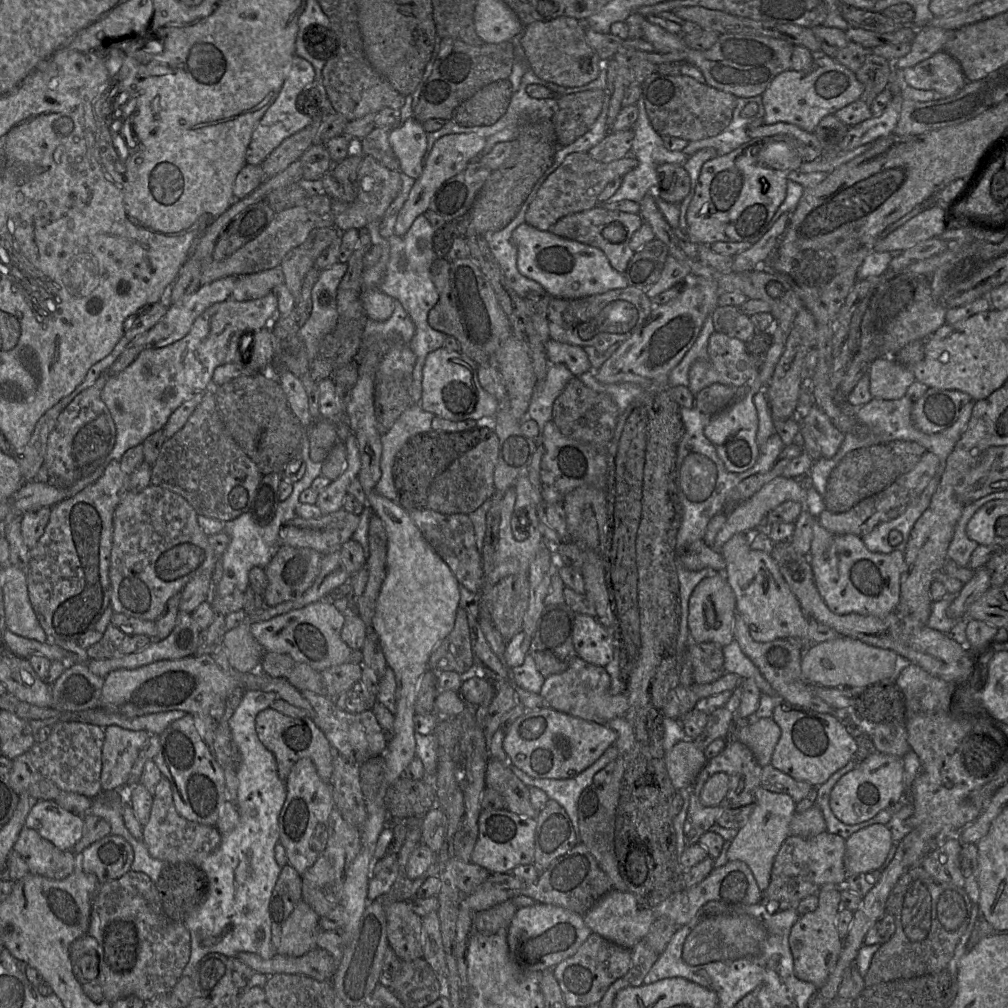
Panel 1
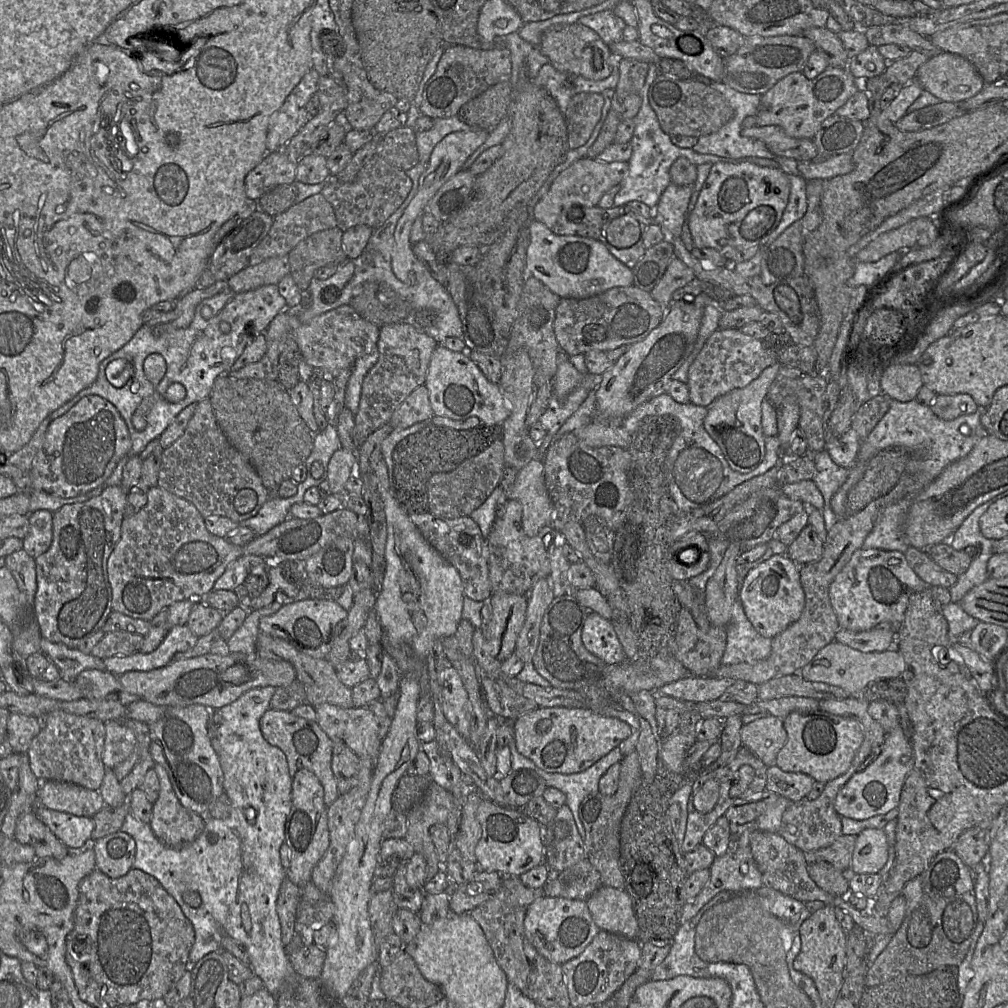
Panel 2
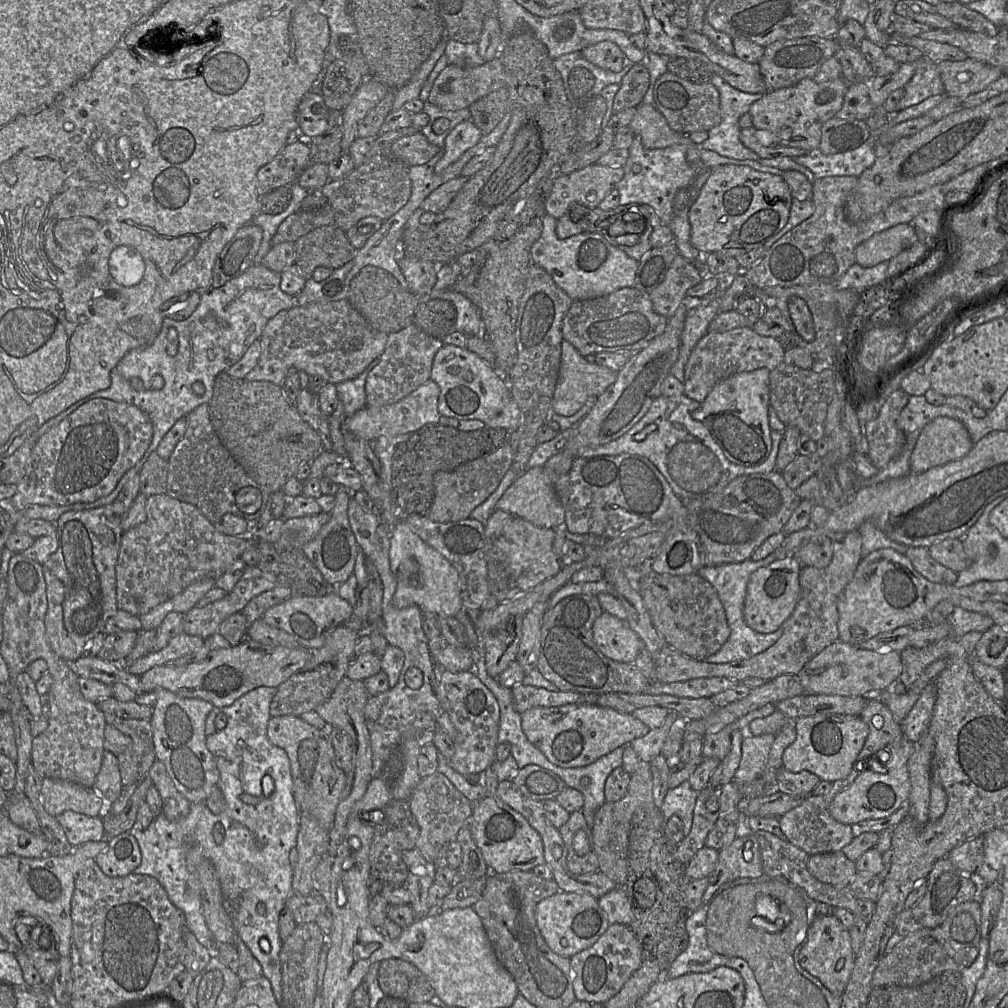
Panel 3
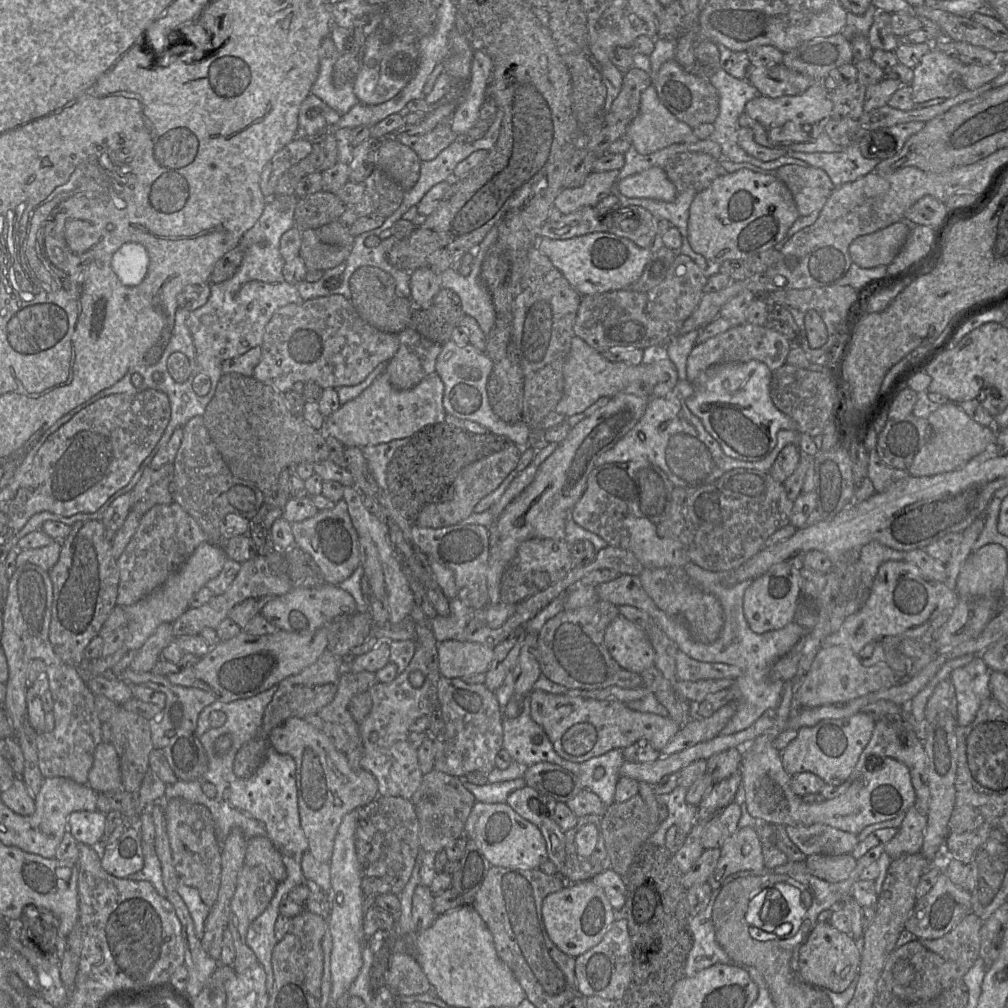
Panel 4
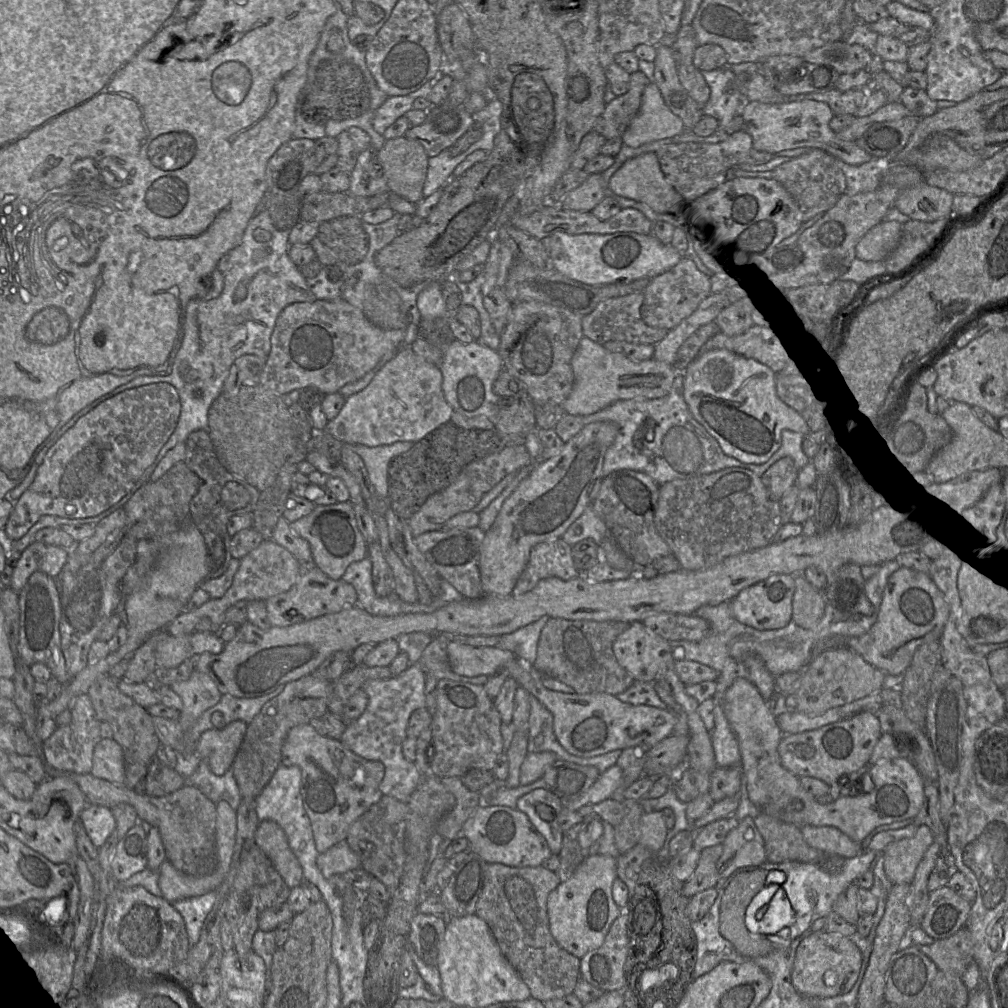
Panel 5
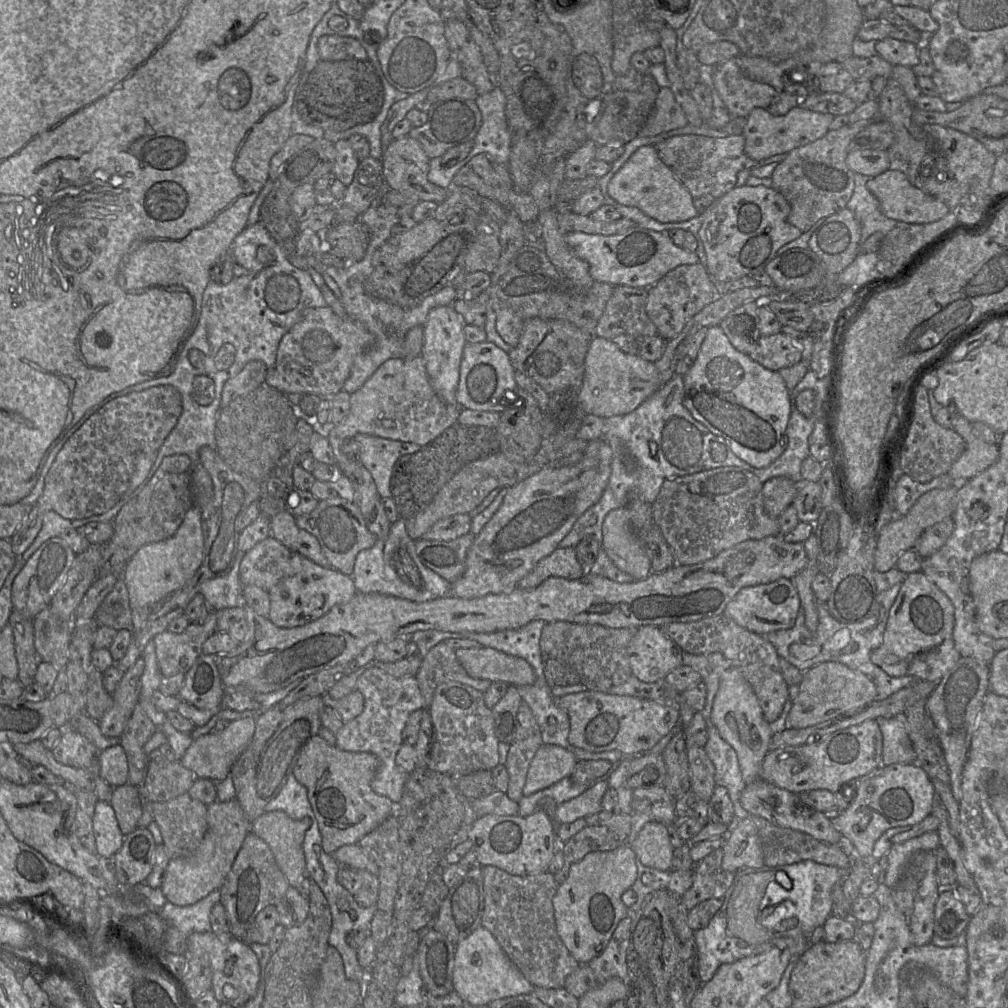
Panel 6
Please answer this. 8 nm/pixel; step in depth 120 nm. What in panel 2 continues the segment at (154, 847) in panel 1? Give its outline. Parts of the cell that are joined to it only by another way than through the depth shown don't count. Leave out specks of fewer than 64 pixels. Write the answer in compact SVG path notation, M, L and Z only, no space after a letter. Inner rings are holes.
M155 763L160 791L153 804L150 827L166 846L180 849L196 840L205 828L205 817L185 808L178 800L165 769Z

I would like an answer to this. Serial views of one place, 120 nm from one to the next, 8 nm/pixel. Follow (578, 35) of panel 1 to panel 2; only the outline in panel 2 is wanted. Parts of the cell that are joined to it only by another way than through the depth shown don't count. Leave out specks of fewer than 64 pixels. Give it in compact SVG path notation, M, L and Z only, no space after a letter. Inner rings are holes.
M578 22L546 32L539 49L557 70L583 76L589 80L603 80L610 76L615 58L609 46L592 29Z

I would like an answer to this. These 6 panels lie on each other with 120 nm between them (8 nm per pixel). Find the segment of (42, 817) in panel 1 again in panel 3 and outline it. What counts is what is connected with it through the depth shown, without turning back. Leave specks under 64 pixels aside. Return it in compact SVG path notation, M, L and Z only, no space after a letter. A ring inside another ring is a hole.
M67 810L56 819L74 848L87 842L97 842L105 838L102 816L90 817Z

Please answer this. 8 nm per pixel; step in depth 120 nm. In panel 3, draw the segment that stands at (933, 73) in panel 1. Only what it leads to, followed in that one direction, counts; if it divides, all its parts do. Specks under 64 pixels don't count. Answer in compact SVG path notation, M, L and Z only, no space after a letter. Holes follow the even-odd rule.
M969 57L962 61L940 61L937 68L944 95L954 97L981 92L1003 75L999 68Z

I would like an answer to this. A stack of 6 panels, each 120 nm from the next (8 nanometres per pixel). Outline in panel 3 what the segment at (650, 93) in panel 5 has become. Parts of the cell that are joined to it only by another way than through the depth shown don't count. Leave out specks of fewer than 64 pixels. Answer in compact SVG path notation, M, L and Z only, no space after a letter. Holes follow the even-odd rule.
M642 103L637 107L637 112L629 126L645 148L661 149L684 145L687 147L686 160L691 167L703 166L697 149L699 146L686 134L674 131L656 106Z

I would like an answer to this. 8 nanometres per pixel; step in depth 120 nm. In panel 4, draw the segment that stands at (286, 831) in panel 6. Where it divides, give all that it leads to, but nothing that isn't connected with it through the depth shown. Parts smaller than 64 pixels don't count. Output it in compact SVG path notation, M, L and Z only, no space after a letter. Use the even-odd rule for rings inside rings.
M256 836L248 840L244 864L266 867L278 883L287 877L281 853L266 837Z

